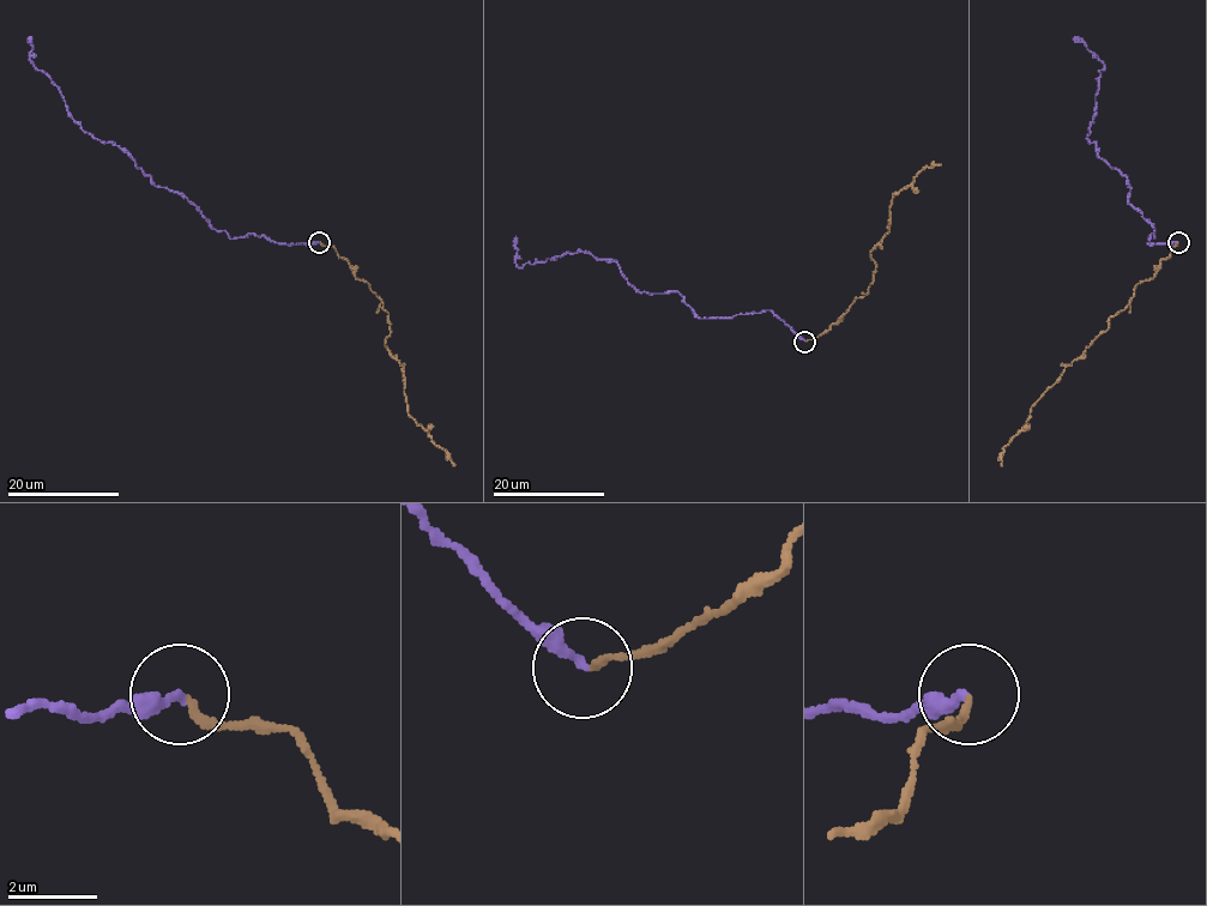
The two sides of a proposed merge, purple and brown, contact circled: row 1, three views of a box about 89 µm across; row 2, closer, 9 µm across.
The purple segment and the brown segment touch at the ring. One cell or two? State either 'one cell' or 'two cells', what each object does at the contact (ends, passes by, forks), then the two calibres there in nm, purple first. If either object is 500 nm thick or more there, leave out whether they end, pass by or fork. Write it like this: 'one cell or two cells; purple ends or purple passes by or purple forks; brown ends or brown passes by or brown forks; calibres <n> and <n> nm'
one cell; purple ends; brown ends; calibres 260 and 170 nm

